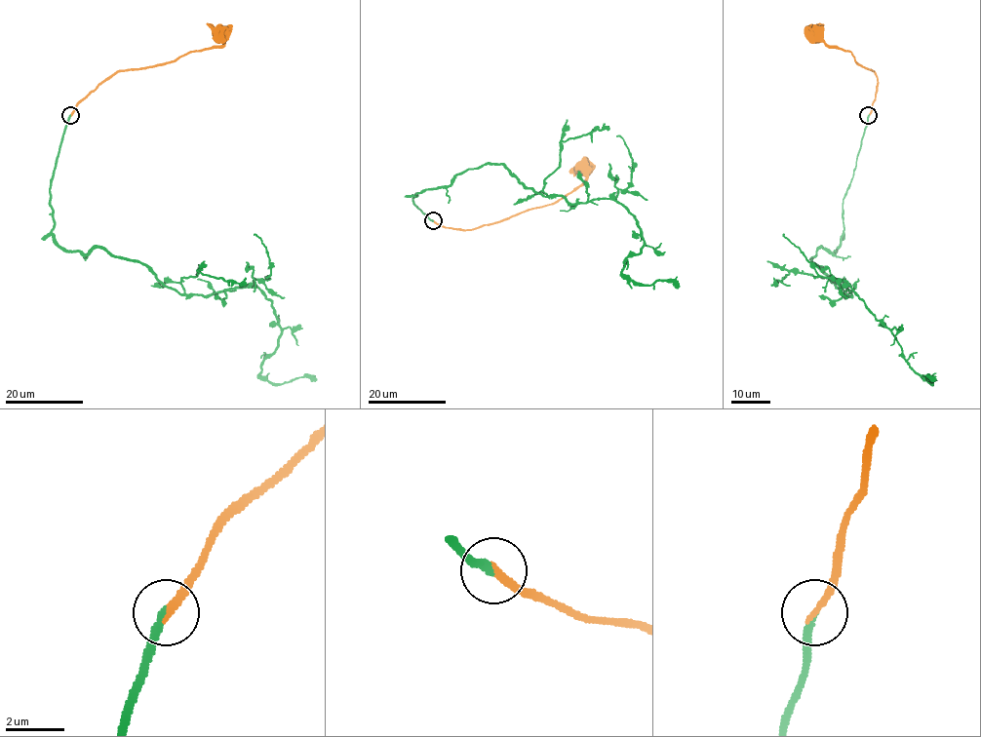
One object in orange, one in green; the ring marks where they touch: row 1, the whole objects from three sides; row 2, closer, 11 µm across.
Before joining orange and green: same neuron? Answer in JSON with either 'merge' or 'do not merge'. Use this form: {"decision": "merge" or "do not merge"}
{"decision": "merge"}

